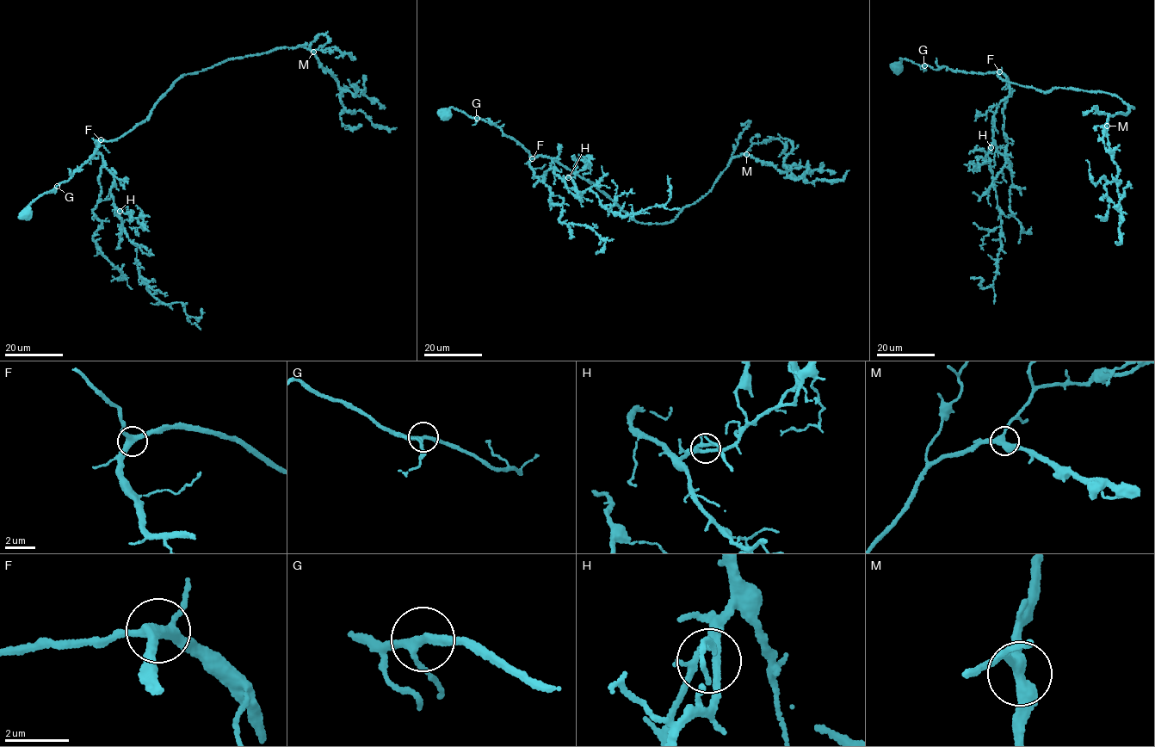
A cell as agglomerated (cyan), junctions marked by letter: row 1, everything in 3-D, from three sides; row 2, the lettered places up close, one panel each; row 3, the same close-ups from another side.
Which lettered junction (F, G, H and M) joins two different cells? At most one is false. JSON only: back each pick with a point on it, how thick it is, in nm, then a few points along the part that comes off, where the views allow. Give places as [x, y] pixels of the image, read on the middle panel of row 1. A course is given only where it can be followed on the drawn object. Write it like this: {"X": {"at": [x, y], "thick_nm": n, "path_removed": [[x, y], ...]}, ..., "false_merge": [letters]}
{"false_merge": []}

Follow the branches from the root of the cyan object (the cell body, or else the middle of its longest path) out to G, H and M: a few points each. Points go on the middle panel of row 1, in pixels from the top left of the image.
G: (447, 114), (453, 107), (477, 118)
H: (447, 114), (453, 108), (497, 126), (529, 153), (535, 175), (543, 177), (554, 168), (555, 175), (568, 177)
M: (447, 114), (453, 108), (495, 125), (530, 157), (553, 158), (644, 223), (673, 221), (746, 154)

